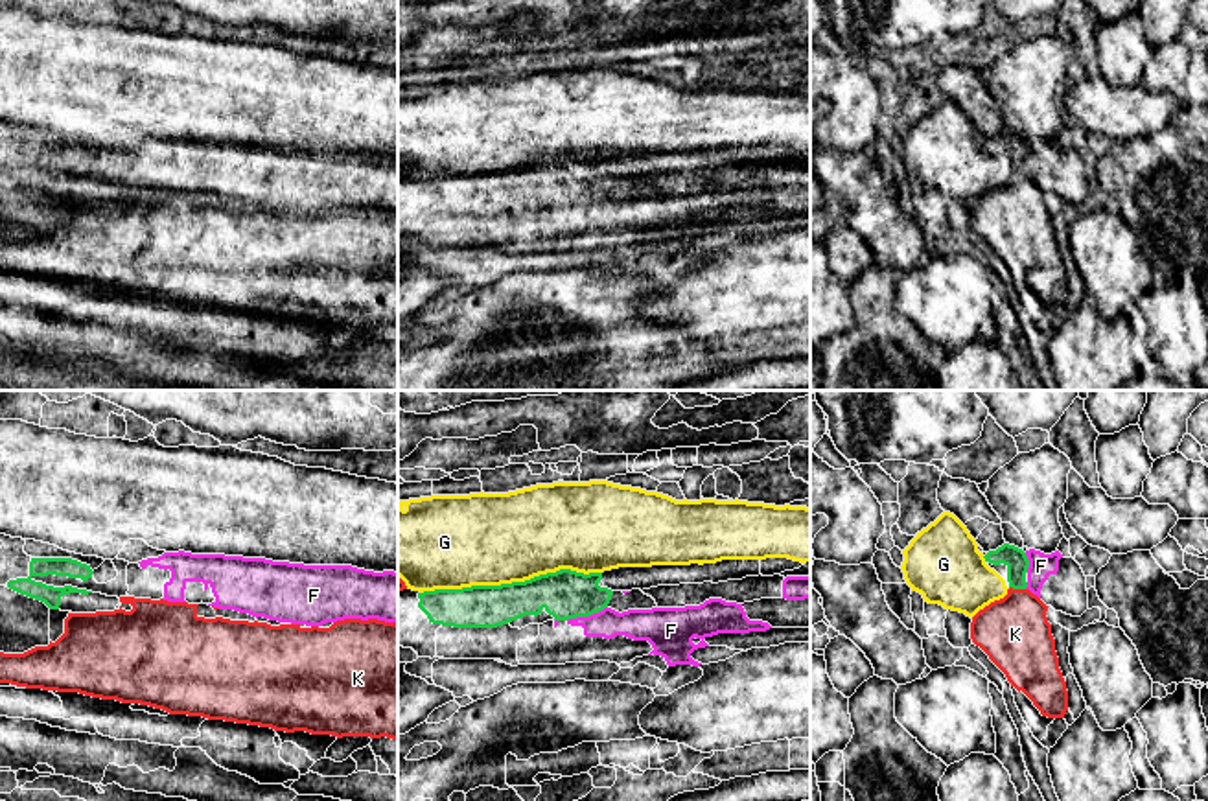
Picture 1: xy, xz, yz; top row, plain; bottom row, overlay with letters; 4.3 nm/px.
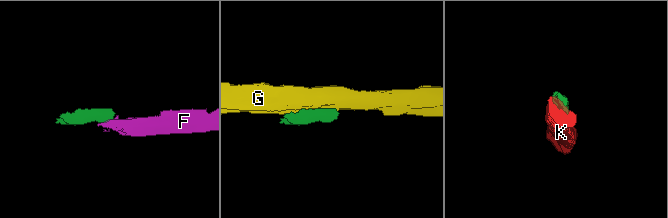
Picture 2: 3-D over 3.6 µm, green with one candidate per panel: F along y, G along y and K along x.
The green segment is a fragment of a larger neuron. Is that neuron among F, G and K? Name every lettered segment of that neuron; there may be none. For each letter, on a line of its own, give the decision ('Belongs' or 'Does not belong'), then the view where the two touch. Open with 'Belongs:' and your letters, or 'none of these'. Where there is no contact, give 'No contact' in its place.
Belongs: F
F: Belongs. Touches green in xz
G: Does not belong. Touches green in xz
K: Does not belong. Touches green in yz

